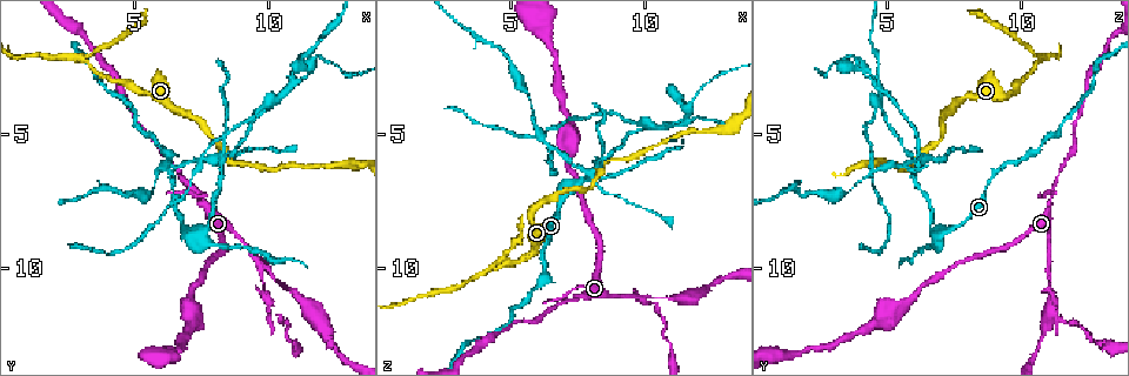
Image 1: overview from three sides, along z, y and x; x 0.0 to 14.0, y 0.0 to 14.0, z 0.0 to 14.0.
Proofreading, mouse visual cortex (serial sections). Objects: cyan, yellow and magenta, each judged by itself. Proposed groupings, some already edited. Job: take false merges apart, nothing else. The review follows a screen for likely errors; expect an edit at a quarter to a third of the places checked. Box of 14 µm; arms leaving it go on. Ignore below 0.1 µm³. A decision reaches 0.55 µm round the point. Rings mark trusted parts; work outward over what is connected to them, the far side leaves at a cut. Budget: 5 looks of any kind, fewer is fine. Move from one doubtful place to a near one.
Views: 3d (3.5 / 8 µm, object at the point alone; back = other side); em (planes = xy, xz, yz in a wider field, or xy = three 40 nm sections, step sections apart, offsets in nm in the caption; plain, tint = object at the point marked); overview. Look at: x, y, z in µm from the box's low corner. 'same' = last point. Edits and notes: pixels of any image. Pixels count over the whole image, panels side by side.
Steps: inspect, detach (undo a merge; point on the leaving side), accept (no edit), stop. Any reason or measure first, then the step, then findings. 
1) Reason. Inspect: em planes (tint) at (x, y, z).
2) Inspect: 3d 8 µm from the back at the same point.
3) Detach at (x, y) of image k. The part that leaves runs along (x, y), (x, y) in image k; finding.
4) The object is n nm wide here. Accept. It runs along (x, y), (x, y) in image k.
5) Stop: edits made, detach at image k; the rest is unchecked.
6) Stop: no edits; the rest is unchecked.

Arms run side by side. Inspect: 3d 8 µm at (9.7, 9.8, 10.9).

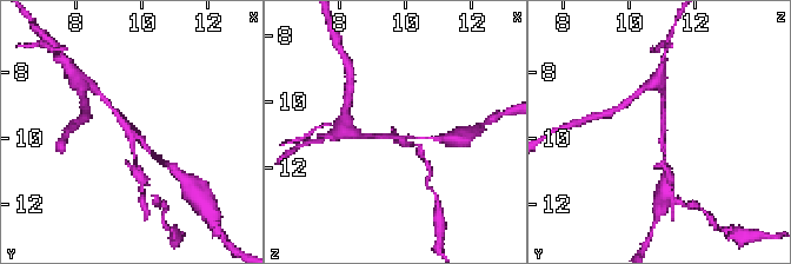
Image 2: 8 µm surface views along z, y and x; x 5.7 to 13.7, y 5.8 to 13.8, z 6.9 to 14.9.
3 arms meet here; the arms are 150, 150, 150 nm wide. Inspect: em planes (tint) at (9.7, 9.9, 11.0).

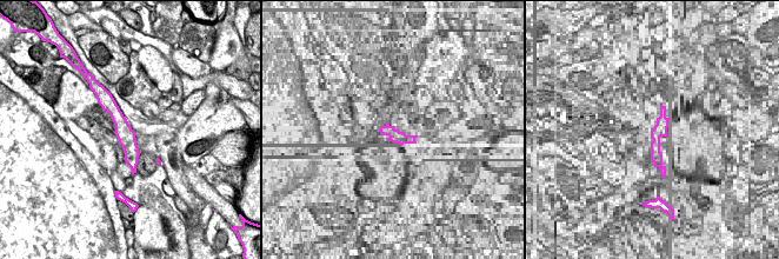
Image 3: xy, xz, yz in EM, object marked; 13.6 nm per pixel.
The object is 240 nm wide here. Detach at (134, 169) of image 2. A border runs along (138, 147), (133, 158), (126, 161) in image 3; two cells meet here.

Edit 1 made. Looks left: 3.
Sharp bend. Inspect: 3d 3.5 µm at (7.2, 8.6, 7.2).

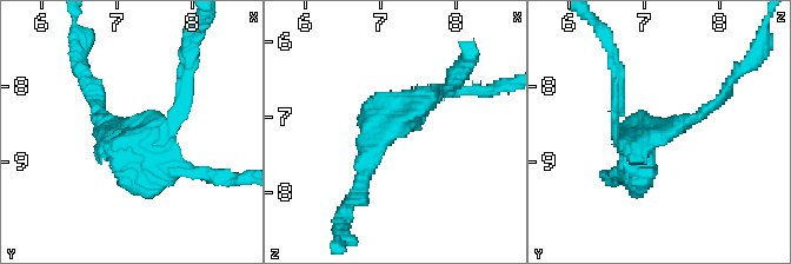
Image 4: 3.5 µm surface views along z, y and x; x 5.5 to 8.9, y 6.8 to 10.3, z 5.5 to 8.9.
Inspect: em planes (tint) at (7.15, 8.55, 7.10).

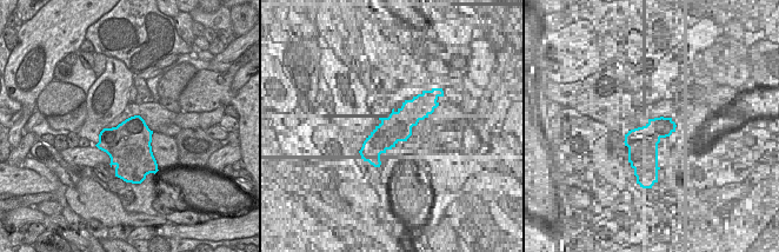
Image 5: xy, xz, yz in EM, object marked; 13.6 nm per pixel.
The object is 600 nm wide here. Detach at (618, 81) of image 4. The part that leaves runs along (151, 133), (184, 107), (191, 39) in image 4; a second cell is stuck on.

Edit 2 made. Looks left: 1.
Stop: edits made, detach at image 2, detach at image 4; the rest is unchecked.

